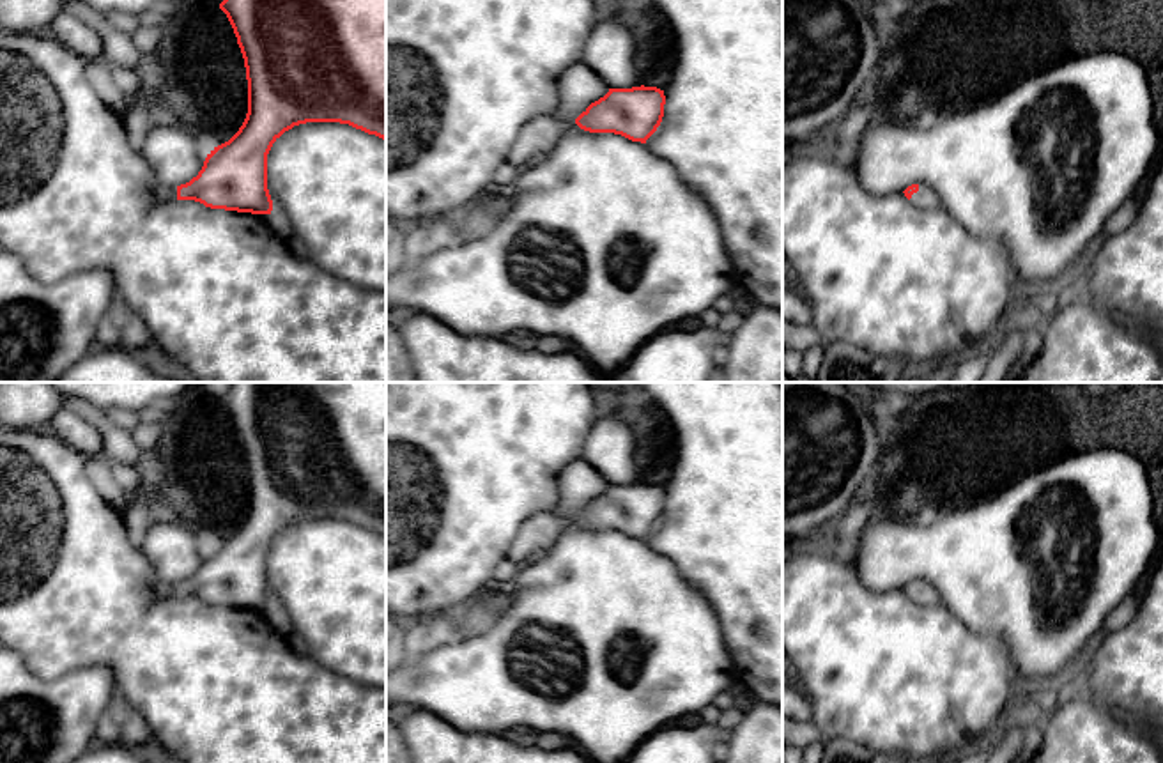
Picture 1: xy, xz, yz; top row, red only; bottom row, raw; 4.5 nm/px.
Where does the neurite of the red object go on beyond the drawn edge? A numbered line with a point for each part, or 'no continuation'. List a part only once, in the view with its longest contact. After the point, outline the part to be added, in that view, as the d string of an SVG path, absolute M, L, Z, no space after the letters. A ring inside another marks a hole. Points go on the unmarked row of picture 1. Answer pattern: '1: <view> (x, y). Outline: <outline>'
1: yz (926, 593). Outline: M919 579L919 588L912 591L910 598L924 607L942 605L942 598L936 588L922 579Z

